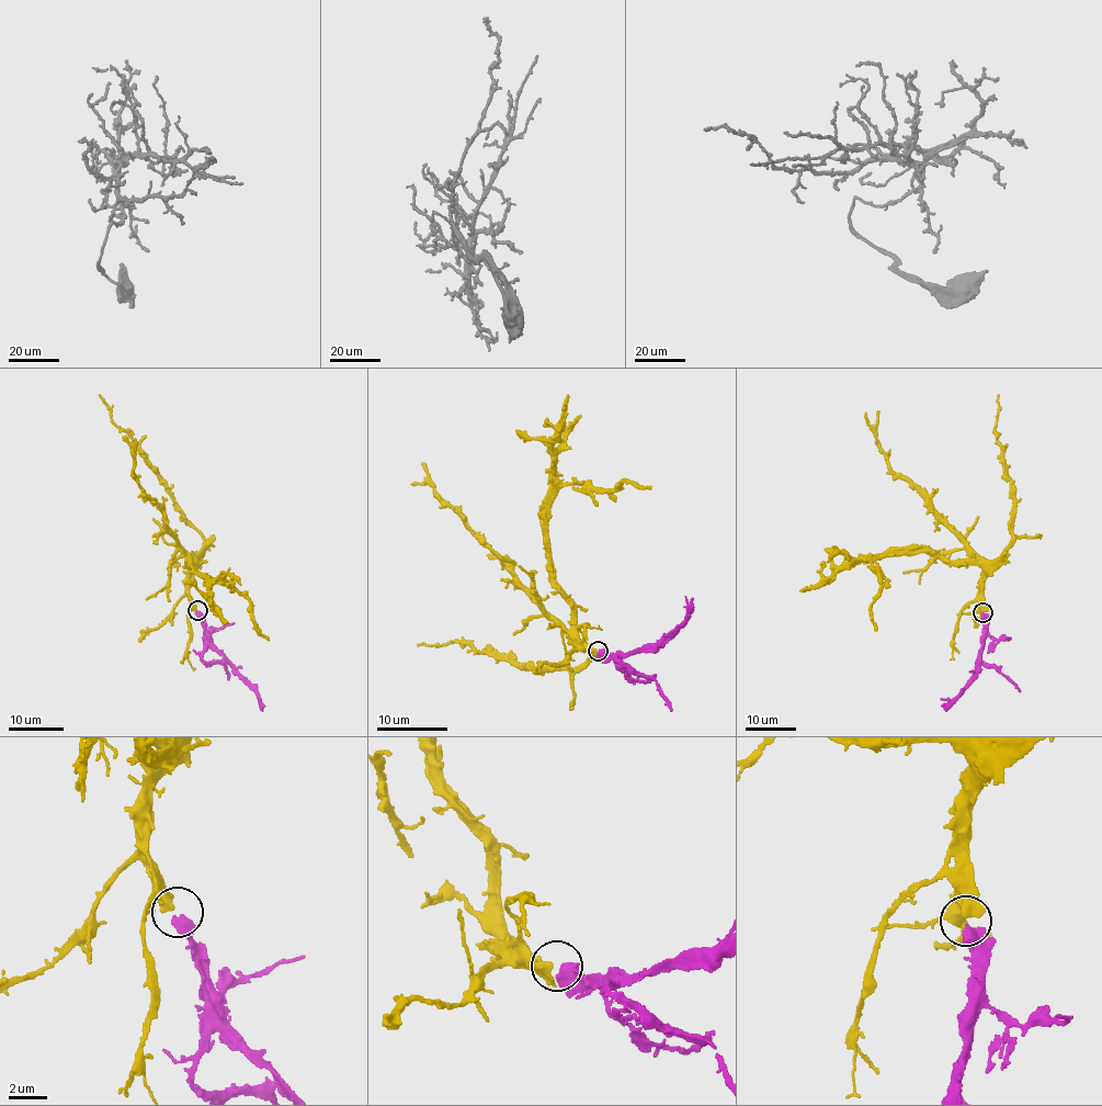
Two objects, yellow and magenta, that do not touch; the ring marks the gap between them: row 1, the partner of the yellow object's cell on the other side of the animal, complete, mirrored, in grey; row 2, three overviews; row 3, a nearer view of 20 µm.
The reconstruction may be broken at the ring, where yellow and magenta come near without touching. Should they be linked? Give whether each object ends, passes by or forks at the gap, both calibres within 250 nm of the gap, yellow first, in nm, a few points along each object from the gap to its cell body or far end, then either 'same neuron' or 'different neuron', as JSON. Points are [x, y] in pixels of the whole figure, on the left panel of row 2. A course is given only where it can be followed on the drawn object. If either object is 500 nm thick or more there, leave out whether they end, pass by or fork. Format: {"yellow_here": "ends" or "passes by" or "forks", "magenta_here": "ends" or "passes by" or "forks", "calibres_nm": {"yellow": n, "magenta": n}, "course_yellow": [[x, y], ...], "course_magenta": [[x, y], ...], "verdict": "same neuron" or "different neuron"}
{"calibres_nm": {"yellow": 400, "magenta": 550}, "course_yellow": [[196, 609], [190, 595], [193, 560], [199, 573], [247, 598], [254, 627], [269, 640]], "course_magenta": [[197, 610], [205, 640], [254, 689], [264, 706]], "verdict": "same neuron"}

